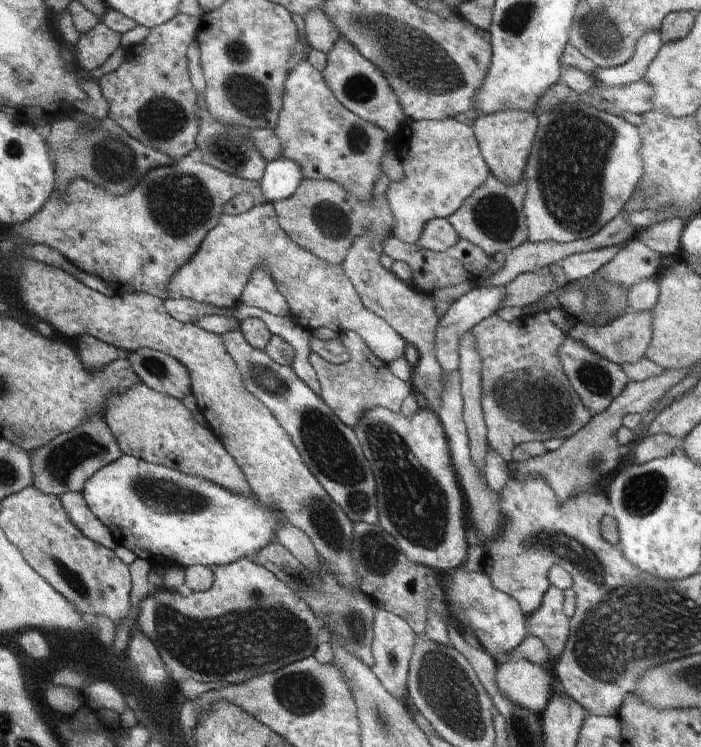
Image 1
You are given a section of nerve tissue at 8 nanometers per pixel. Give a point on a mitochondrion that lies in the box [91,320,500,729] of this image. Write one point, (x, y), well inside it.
(264, 634)

